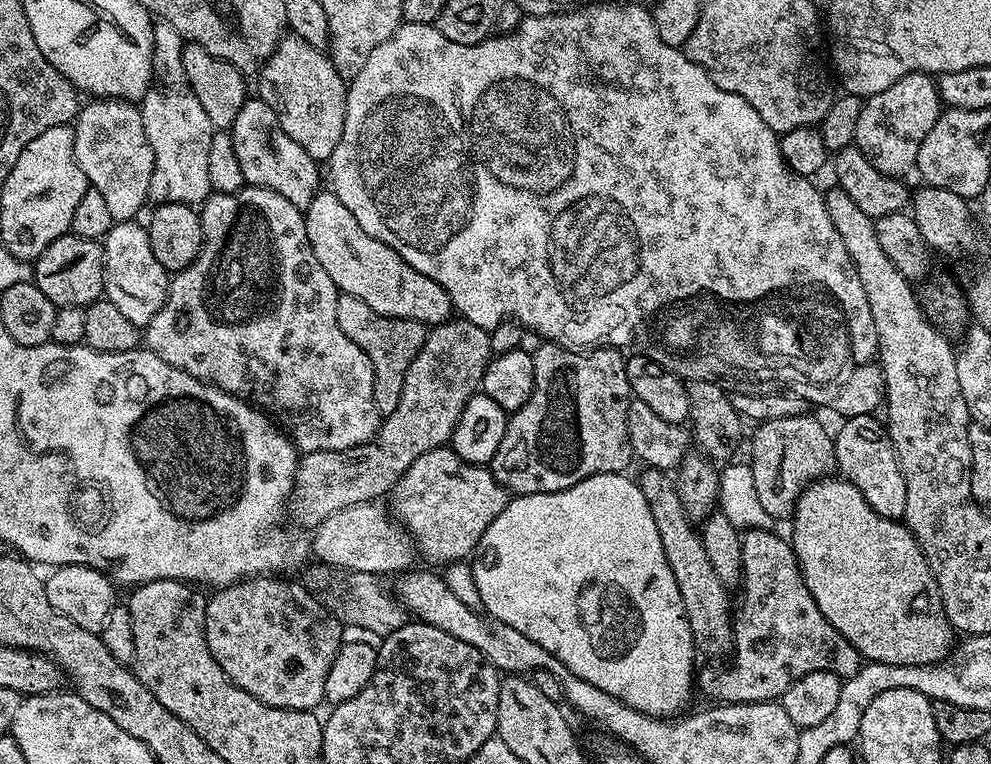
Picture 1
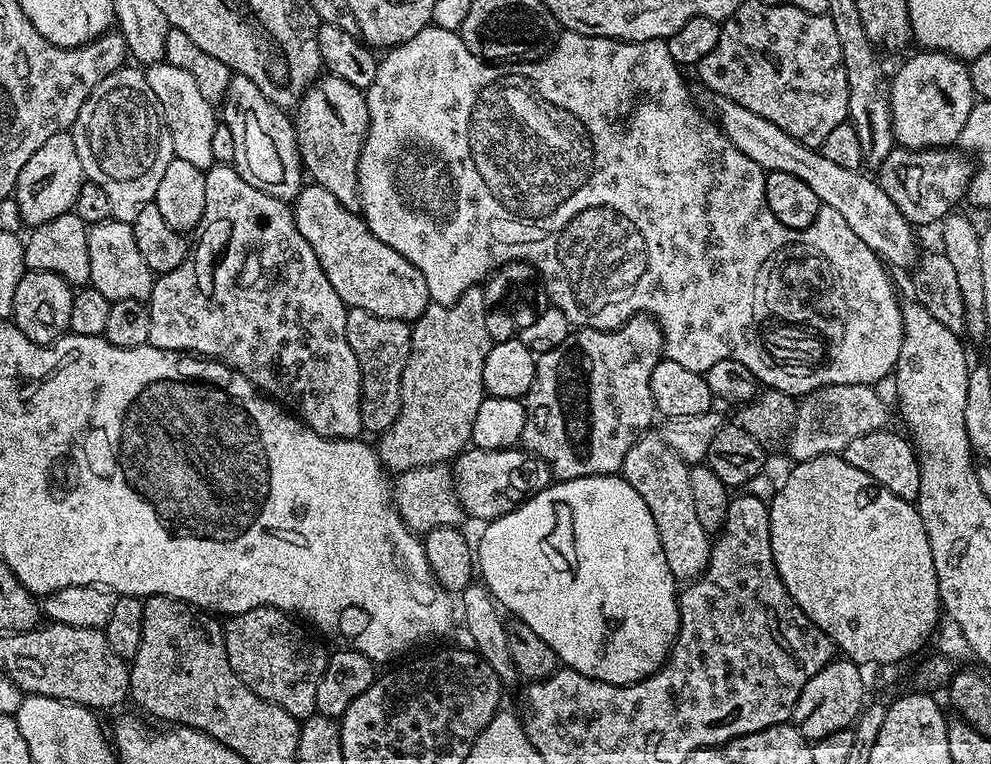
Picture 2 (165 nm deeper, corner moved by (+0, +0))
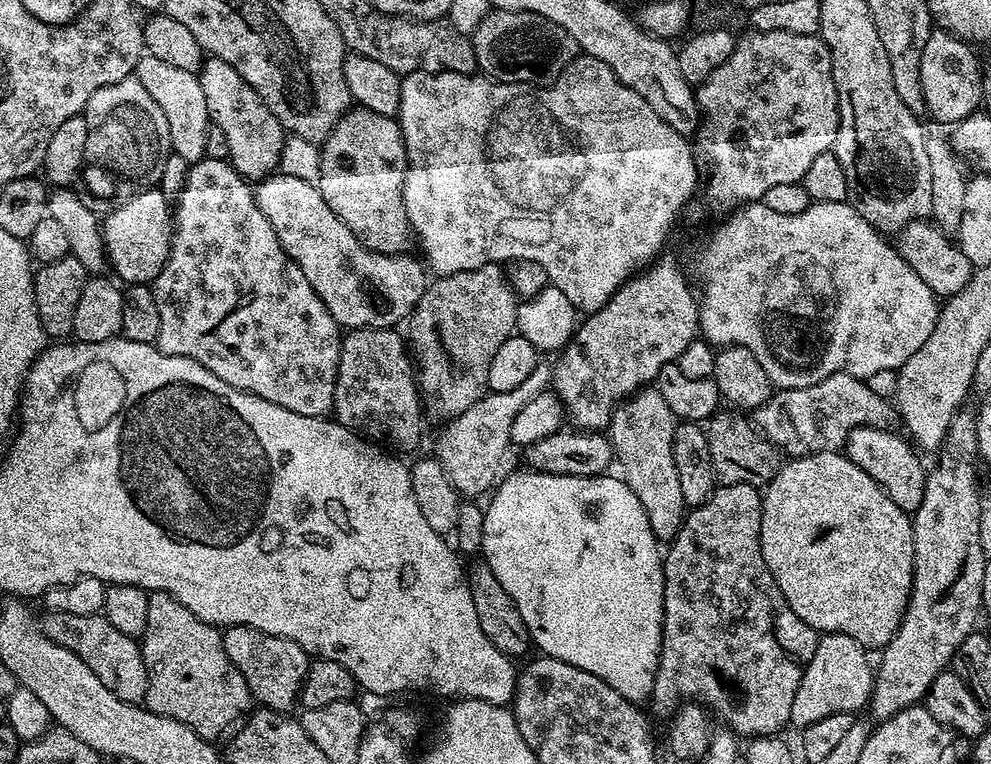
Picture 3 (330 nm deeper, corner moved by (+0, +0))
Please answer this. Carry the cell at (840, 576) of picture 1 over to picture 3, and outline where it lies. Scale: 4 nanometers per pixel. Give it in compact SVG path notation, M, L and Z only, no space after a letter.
M819 452L809 456L798 456L781 463L780 469L774 474L774 478L766 485L762 492L762 530L760 531L760 545L762 546L762 558L766 558L766 566L770 574L774 574L774 582L778 582L778 590L786 598L790 610L806 622L817 634L827 634L829 632L841 632L854 642L858 642L865 650L883 649L889 644L892 636L898 630L902 622L904 612L908 609L908 599L912 593L912 571L914 570L914 530L912 529L912 516L903 512L854 462L850 462L847 455L840 452Z

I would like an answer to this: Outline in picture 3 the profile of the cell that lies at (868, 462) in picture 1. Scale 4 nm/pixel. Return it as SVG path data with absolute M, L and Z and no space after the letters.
M891 427L856 428L849 434L843 451L848 460L854 462L854 466L866 470L866 474L870 474L874 482L878 482L878 486L888 495L890 502L894 502L894 506L898 506L903 512L915 514L918 506L922 506L922 494L928 481L926 467L924 468L923 462L916 457L917 449L903 435L900 437L892 431Z

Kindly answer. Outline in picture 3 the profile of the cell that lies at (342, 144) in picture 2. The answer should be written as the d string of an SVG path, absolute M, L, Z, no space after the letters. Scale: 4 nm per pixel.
M359 106L345 112L344 117L330 130L330 134L319 145L320 179L318 187L322 198L326 198L326 206L334 210L334 214L366 246L371 252L381 252L387 256L398 256L413 247L414 233L406 218L406 206L402 198L404 175L408 169L408 155L402 138L399 119L374 114Z

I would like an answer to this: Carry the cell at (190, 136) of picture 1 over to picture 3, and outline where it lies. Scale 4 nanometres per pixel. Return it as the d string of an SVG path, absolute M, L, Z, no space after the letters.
M145 54L140 57L134 78L142 82L142 86L146 86L147 92L150 93L150 98L154 98L158 106L162 106L162 114L166 114L166 126L170 126L172 152L178 158L182 158L188 166L205 159L206 130L210 121L199 75L195 72L177 70L159 58Z

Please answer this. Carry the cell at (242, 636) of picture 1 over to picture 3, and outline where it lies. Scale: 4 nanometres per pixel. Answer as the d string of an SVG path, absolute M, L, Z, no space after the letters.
M234 624L225 627L222 635L226 654L230 662L234 662L242 678L246 678L253 701L257 705L270 709L271 712L291 713L292 707L297 707L300 687L308 673L310 663L308 652L302 650L302 646L298 646L298 642L290 638L266 634L250 626Z

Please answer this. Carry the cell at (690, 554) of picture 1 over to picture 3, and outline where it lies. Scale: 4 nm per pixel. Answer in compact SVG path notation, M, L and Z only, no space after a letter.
M649 386L621 400L619 406L612 411L612 421L606 429L606 435L612 441L615 463L624 484L634 490L638 502L642 502L642 510L646 510L646 518L650 518L650 530L654 530L657 541L668 542L678 534L686 515L686 505L682 498L682 486L678 479L678 469L674 466L674 430L678 421L676 415L666 406L662 394L654 386Z

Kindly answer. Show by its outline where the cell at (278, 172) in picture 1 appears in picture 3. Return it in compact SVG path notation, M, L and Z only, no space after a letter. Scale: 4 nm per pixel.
M208 56L201 64L198 75L202 95L206 98L209 121L216 124L222 134L226 134L226 146L230 146L228 160L237 174L249 182L259 182L265 176L273 175L279 169L286 139L278 118L270 114L262 98L258 98L246 78L242 78L242 74L238 74L230 62L222 62L222 58L217 56Z

